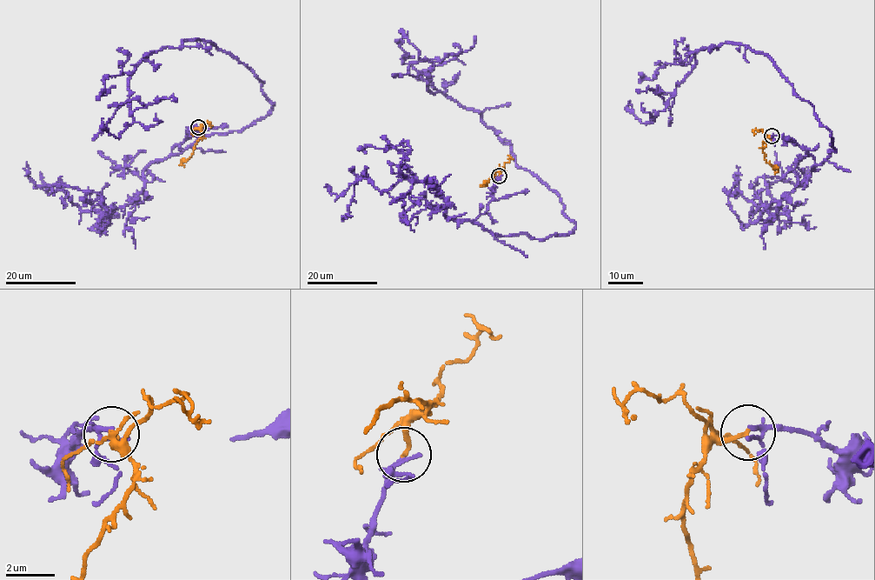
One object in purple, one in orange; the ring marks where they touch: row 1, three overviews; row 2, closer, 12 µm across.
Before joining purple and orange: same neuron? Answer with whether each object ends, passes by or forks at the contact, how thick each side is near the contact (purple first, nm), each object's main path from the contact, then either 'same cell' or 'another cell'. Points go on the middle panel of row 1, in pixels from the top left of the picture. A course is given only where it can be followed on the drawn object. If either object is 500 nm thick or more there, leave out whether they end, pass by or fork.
purple forks | orange ends | 130/170 nm | purple via (500, 176), (474, 223), (573, 231), (560, 196), (481, 115), (427, 90), (433, 63), (401, 33) | orange via (500, 176), (502, 169), (498, 168), (484, 185), (480, 185) | same cell

